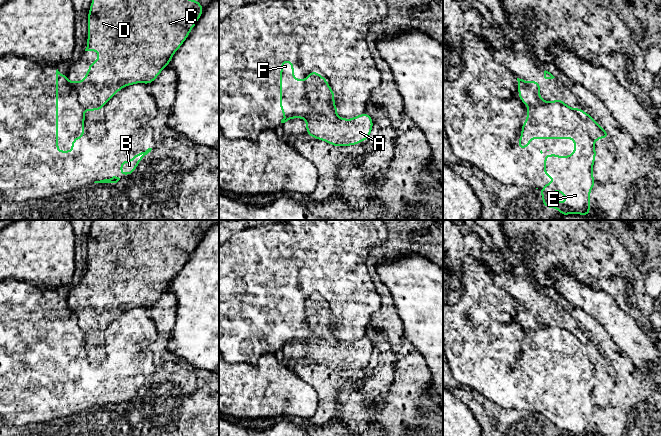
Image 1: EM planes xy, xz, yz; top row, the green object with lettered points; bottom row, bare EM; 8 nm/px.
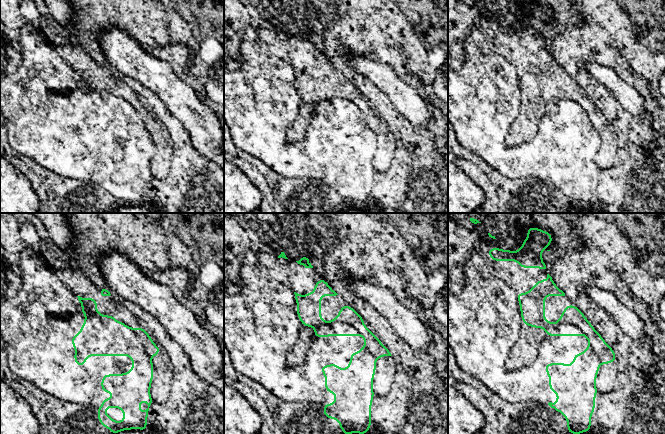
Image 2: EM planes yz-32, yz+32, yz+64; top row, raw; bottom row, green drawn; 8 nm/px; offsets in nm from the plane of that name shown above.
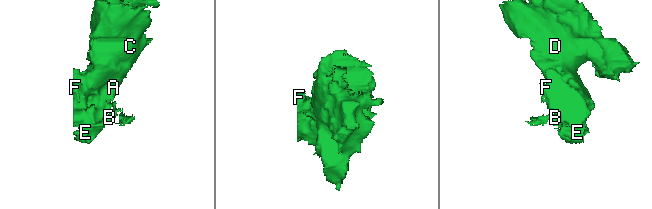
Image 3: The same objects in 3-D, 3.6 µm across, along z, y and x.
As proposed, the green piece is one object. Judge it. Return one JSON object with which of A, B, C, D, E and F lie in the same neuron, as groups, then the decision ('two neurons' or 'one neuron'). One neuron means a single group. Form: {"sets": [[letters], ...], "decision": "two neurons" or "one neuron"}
{"sets": [["A", "C", "D"], ["B", "E", "F"]], "decision": "two neurons"}

